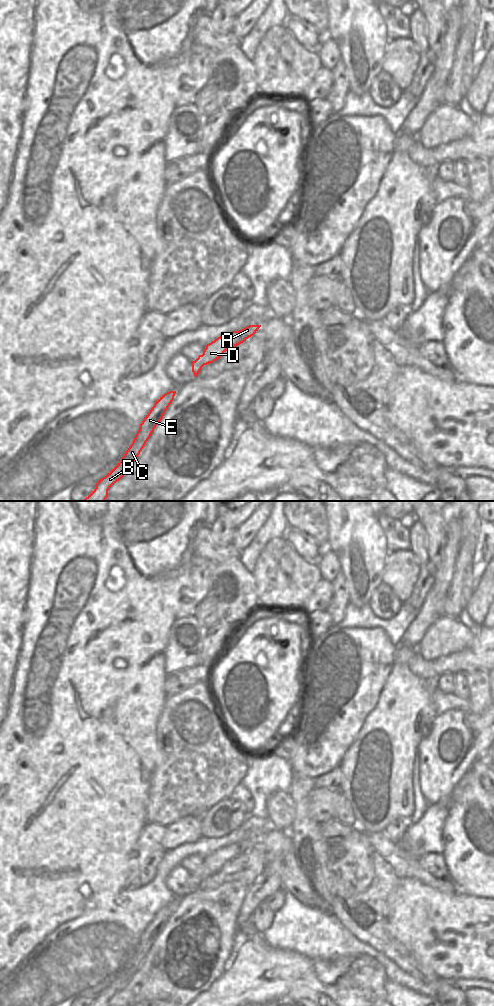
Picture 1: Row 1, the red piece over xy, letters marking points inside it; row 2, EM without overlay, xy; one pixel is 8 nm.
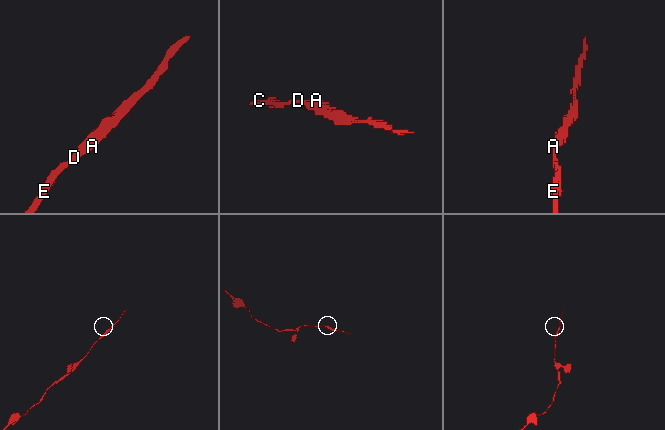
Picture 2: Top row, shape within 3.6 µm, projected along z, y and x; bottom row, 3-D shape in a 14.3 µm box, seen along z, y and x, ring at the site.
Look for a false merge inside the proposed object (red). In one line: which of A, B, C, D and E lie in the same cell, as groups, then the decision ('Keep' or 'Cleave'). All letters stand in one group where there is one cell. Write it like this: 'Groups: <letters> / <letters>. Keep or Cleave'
Groups: A B C D E. Keep

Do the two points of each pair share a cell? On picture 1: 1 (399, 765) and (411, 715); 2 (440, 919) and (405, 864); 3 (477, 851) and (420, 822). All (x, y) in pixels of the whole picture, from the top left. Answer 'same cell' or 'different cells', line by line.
1: same cell
2: different cells
3: different cells

